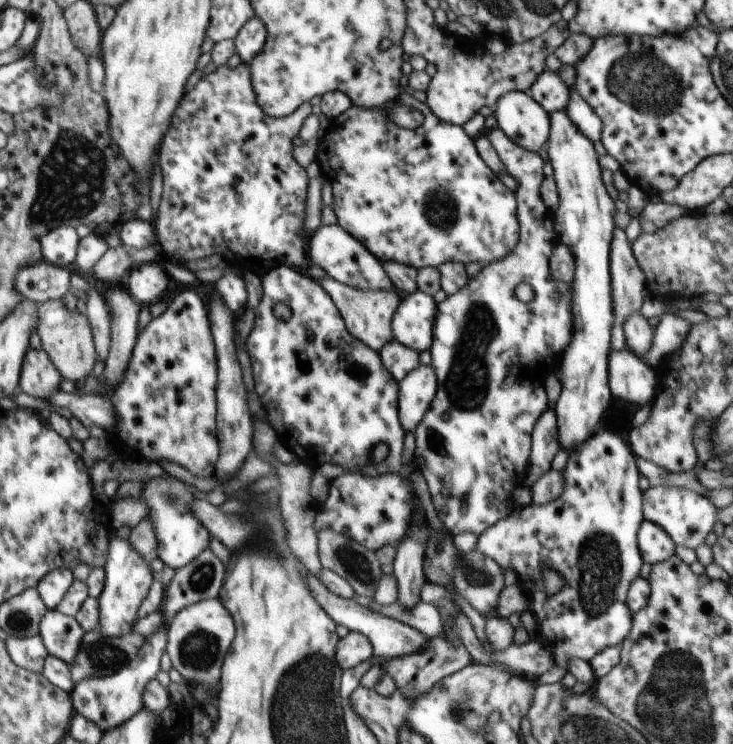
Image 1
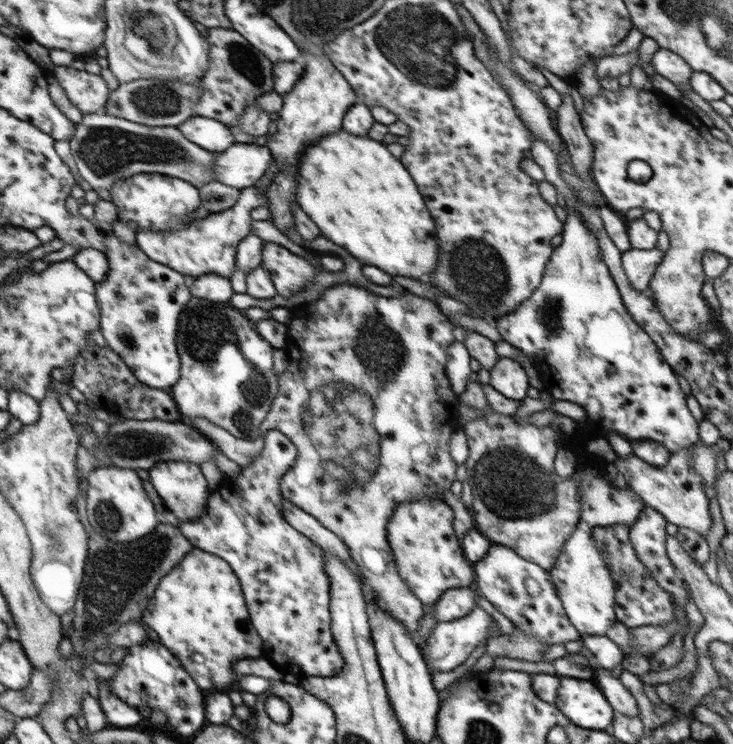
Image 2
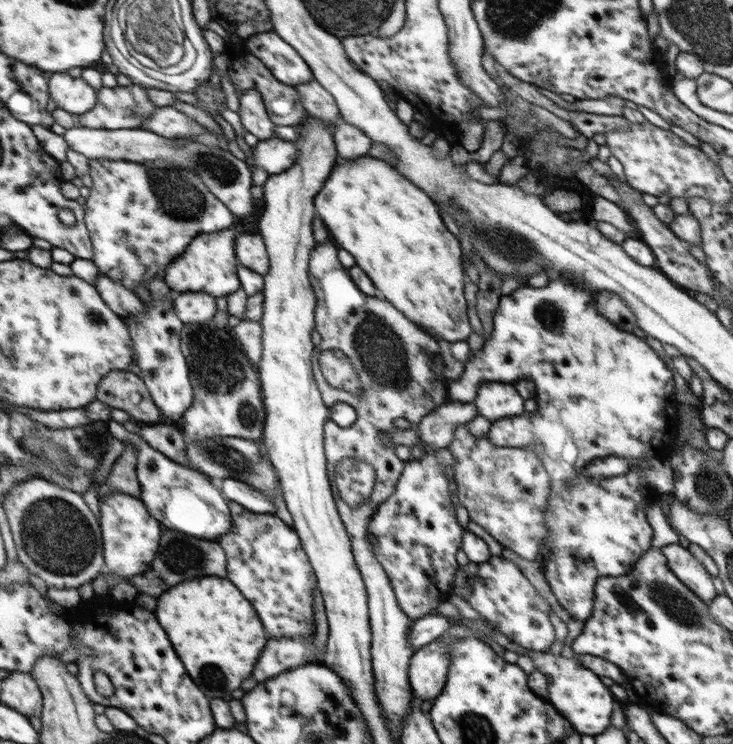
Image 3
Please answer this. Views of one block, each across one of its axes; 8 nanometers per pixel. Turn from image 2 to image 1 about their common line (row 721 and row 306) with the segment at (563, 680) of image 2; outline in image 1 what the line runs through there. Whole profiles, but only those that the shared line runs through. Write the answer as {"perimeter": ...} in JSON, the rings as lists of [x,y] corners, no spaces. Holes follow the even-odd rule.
{"perimeter":[[[566,110],[549,115],[550,135],[548,142],[548,160],[554,168],[554,176],[559,193],[559,208],[554,212],[554,225],[560,235],[560,242],[570,251],[575,261],[575,274],[571,281],[572,288],[572,338],[562,360],[562,394],[556,402],[555,416],[561,447],[570,452],[574,447],[585,442],[601,429],[606,418],[604,410],[610,404],[608,388],[608,356],[610,356],[610,332],[614,324],[612,312],[612,286],[610,267],[610,250],[613,231],[615,230],[615,202],[610,198],[601,180],[598,155],[593,143],[574,127],[565,114]]]}

